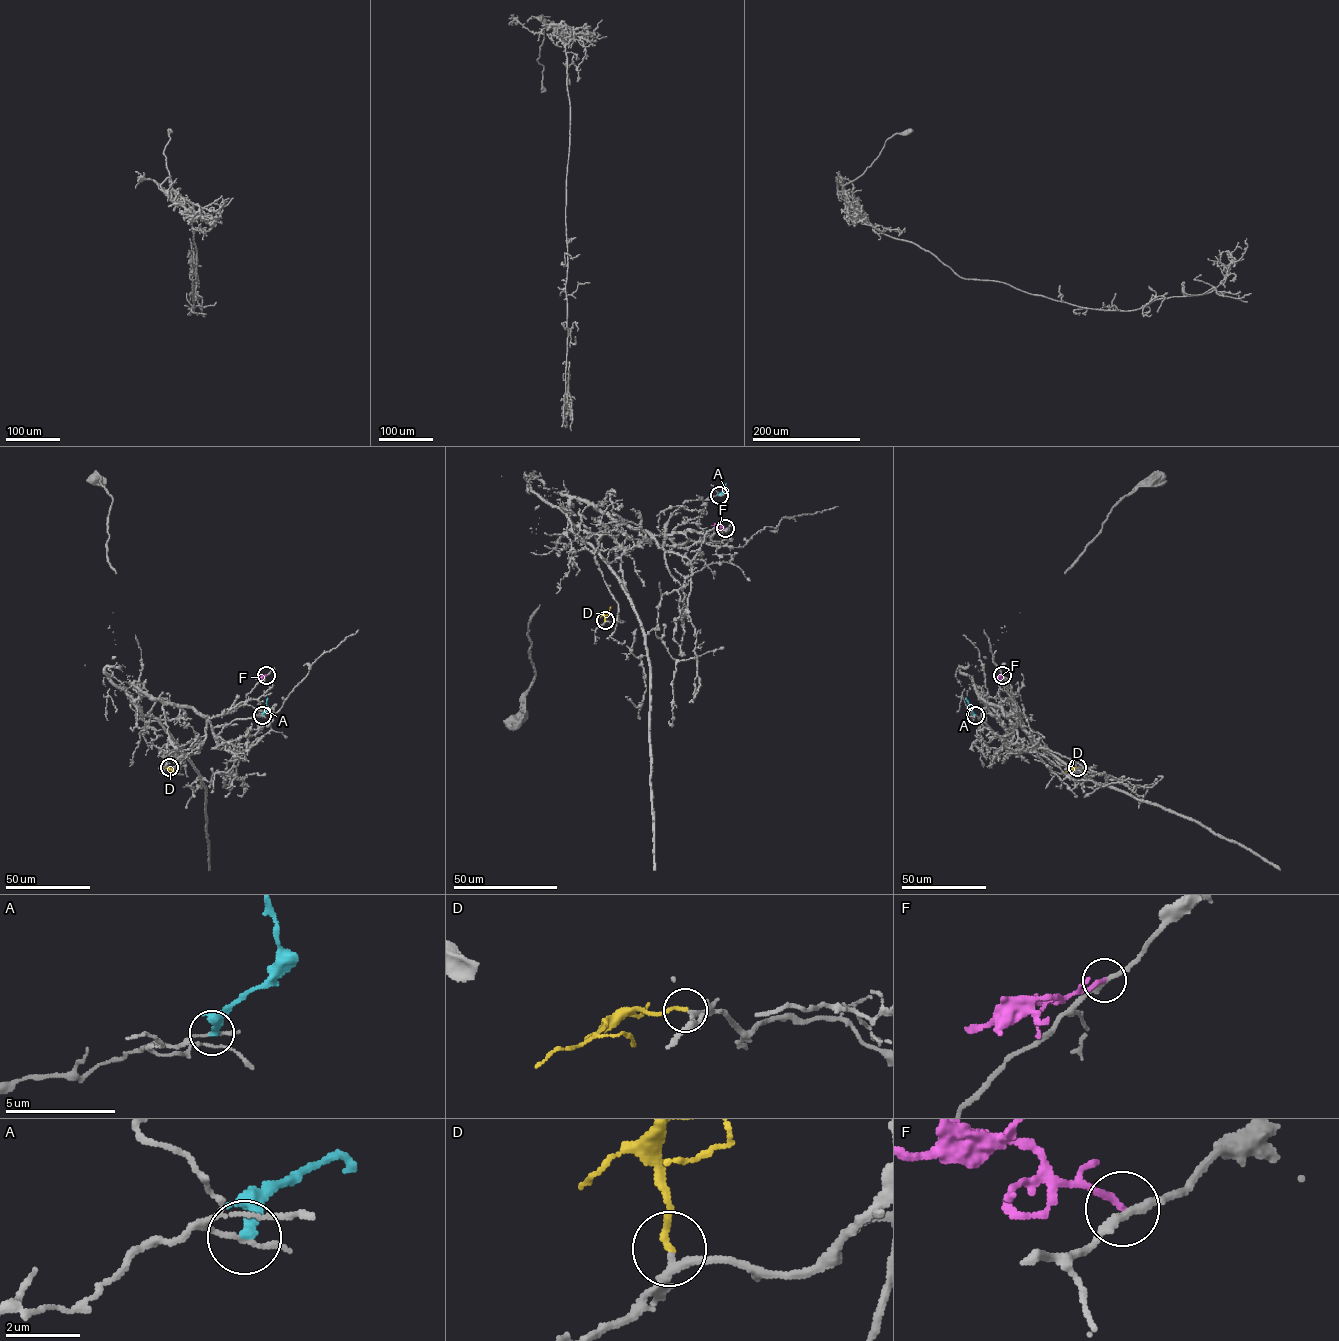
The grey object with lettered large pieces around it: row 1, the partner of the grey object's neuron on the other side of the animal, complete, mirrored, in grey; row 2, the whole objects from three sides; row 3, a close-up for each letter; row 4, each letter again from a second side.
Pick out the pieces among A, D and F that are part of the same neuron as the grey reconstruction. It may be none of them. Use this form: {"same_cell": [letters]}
{"same_cell": ["D"]}

